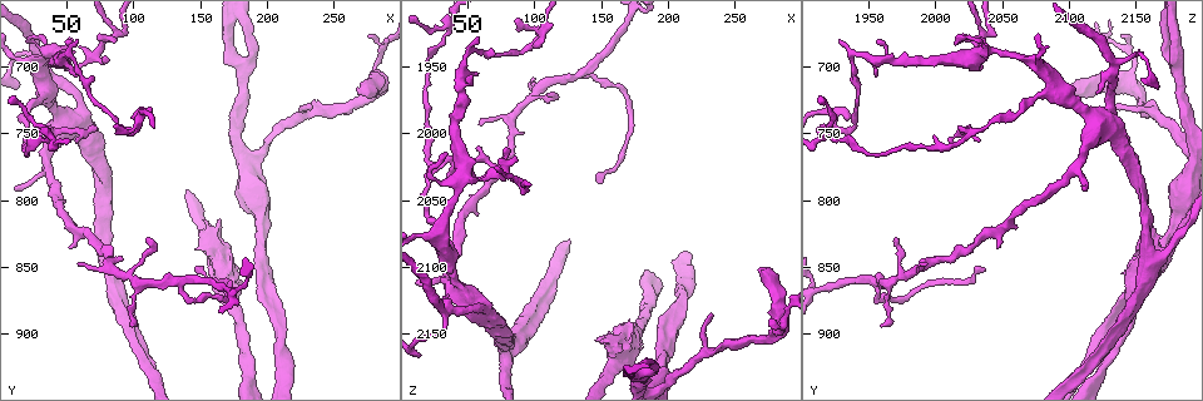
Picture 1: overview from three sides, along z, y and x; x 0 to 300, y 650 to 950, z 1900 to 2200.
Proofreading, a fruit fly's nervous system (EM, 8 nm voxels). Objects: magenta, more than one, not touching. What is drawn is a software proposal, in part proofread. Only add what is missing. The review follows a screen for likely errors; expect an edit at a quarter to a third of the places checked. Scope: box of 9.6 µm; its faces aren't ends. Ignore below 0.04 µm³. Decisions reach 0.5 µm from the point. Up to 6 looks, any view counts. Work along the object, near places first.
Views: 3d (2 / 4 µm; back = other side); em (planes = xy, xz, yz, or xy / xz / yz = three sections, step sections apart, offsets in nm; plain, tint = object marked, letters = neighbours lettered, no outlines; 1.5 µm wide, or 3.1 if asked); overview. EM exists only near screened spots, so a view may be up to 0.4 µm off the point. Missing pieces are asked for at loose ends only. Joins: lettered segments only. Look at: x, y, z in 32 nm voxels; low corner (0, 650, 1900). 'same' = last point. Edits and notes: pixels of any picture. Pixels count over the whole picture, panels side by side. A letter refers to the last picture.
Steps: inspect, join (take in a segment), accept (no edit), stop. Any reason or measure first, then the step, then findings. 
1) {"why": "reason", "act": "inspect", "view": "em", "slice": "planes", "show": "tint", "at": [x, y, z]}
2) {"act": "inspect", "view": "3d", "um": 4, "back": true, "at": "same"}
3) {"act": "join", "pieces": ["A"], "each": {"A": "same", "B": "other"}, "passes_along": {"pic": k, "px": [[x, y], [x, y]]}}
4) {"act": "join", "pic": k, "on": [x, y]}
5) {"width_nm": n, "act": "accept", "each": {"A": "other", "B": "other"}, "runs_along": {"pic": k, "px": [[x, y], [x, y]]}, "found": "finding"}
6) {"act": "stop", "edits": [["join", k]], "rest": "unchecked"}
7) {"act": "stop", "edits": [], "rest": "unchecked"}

{"why": "free end", "act": "inspect", "view": "3d", "um": 4, "at": [148, 852, 2038]}

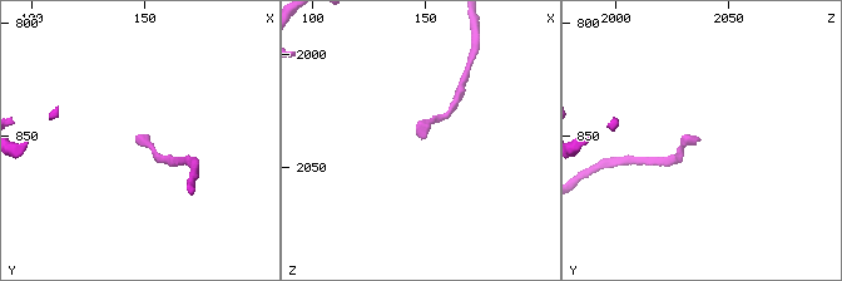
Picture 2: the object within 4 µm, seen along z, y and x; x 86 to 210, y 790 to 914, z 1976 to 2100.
{"act": "inspect", "view": "em", "slice": "planes", "show": "letters", "at": [147, 851, 2037]}

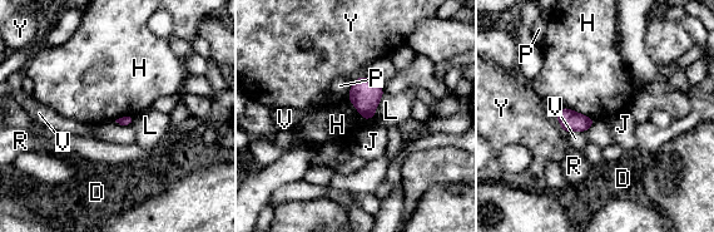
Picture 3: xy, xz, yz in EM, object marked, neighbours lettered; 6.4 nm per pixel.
{"longest_contact_nm": ["H", 240], "act": "accept", "each": {"D": "other", "H": "other", "J": "other", "L": "other", "P": "other", "R": "other", "V": "other", "Y": "other"}, "found": "no lettered segment goes on from it"}

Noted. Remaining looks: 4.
{"why": "branch stops here", "act": "inspect", "view": "em", "slice": "planes", "show": "letters", "at": [36, 720, 2120]}

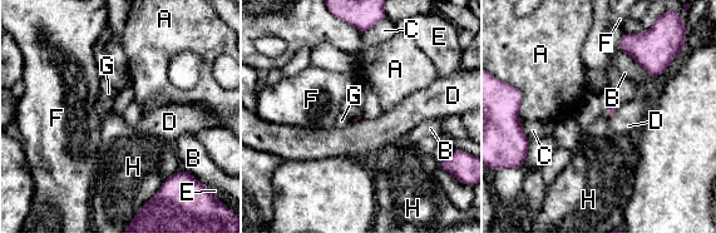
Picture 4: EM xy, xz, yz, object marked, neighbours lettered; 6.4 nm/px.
{"act": "accept", "each": {"A": "other", "B": "other", "C": "other", "D": "other", "E": "other", "F": "other", "G": "other", "H": "other"}, "border": {"pic": 4, "px": [[179, 169], [171, 174], [148, 199]]}, "found": "no lettered segment goes on from it"}

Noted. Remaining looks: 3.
{"why": "an open end", "act": "inspect", "view": "3d", "um": 4, "at": [58, 680, 1926]}

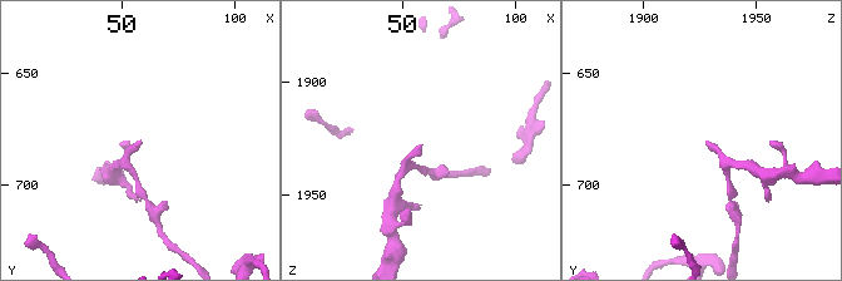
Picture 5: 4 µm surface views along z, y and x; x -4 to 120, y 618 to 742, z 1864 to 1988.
{"act": "inspect", "view": "em", "slice": "planes", "show": "letters", "at": [58, 680, 1927]}

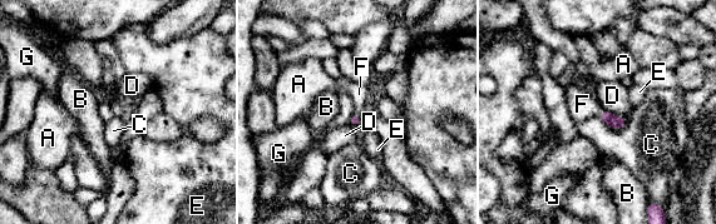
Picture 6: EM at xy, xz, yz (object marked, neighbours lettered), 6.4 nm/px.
{"act": "join", "pieces": ["F"], "each": {"A": "other", "B": "other", "C": "other", "D": "other", "E": "other", "F": "same", "G": "other"}, "passes_along": {"pic": 6, "px": [[608, 118], [601, 113], [582, 104]]}, "found": "the neuron continues"}

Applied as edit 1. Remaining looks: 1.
{"act": "stop", "edits": [["join", 6]], "rest": "unchecked"}

